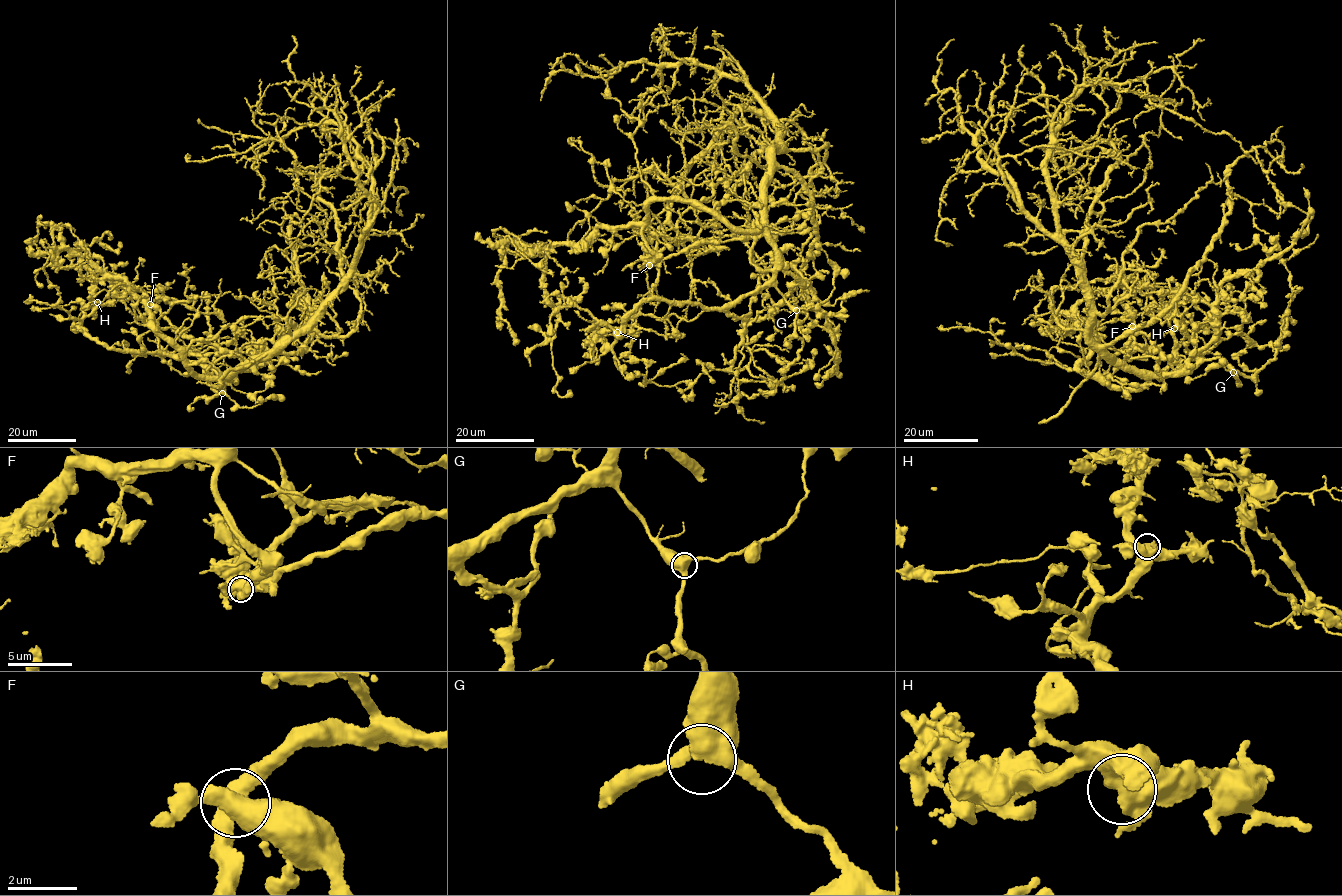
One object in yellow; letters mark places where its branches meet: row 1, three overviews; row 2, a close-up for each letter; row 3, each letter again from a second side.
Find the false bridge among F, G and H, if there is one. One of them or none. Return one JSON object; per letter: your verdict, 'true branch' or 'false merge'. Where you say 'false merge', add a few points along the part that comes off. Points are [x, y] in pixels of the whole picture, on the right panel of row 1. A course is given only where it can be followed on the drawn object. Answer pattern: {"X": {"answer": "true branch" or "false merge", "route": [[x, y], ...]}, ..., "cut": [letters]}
{"F": {"answer": "false merge", "route": [[1132, 326], [1135, 348], [1153, 345], [1167, 358], [1171, 357]]}, "G": {"answer": "true branch"}, "H": {"answer": "true branch"}, "cut": ["F"]}

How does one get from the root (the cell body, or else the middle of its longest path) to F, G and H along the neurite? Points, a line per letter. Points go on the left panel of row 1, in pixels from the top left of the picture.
F: (231, 375), (209, 376), (187, 370), (178, 349), (153, 327), (148, 314), (142, 317), (144, 321), (150, 304)
G: (231, 375), (226, 382), (220, 379), (223, 375), (225, 377), (222, 393)
H: (231, 375), (223, 382), (210, 370), (172, 355), (106, 347), (81, 326), (97, 302)

